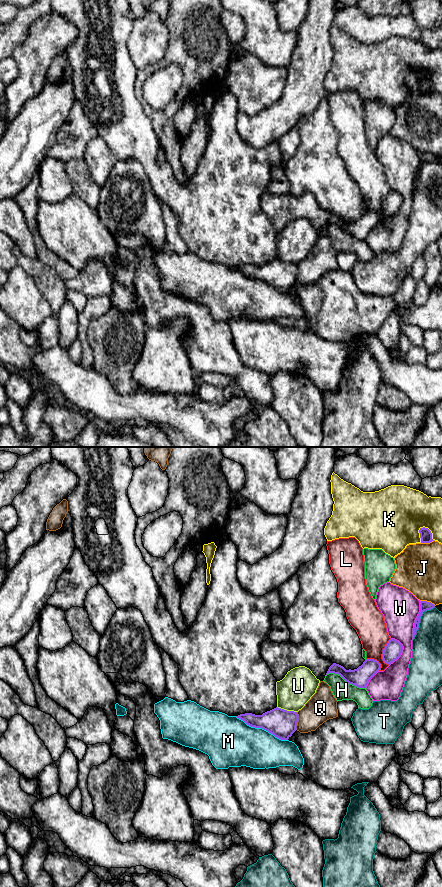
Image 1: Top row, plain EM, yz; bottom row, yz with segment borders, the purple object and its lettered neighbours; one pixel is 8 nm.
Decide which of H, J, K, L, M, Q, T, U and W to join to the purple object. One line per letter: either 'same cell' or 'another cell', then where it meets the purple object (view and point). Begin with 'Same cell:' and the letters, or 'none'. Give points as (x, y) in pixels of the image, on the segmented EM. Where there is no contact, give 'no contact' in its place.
Same cell: none
H: another cell; contact yz (345, 680)
J: another cell; contact yz (428, 602)
K: another cell; contact yz (429, 530)
L: another cell; contact yz (383, 651)
M: another cell; contact yz (261, 727)
Q: another cell; contact yz (297, 721)
T: another cell; contact yz (419, 620)
U: another cell; contact yz (286, 710)
W: another cell; contact yz (415, 620)

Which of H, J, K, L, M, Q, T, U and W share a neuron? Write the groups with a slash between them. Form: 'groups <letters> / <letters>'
groups H U / J / K / L / M / Q / T / W

